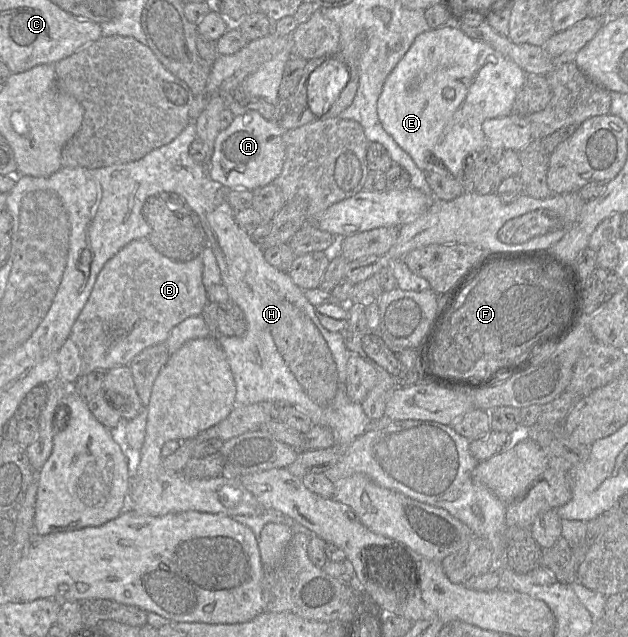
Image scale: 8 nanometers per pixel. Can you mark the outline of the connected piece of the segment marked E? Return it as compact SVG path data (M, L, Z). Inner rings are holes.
M446 24L419 34L409 50L390 72L377 101L377 113L384 130L413 159L422 171L447 169L461 179L465 158L488 149L482 125L487 119L513 113L515 98L527 74L516 63L489 45L475 41L459 28Z

